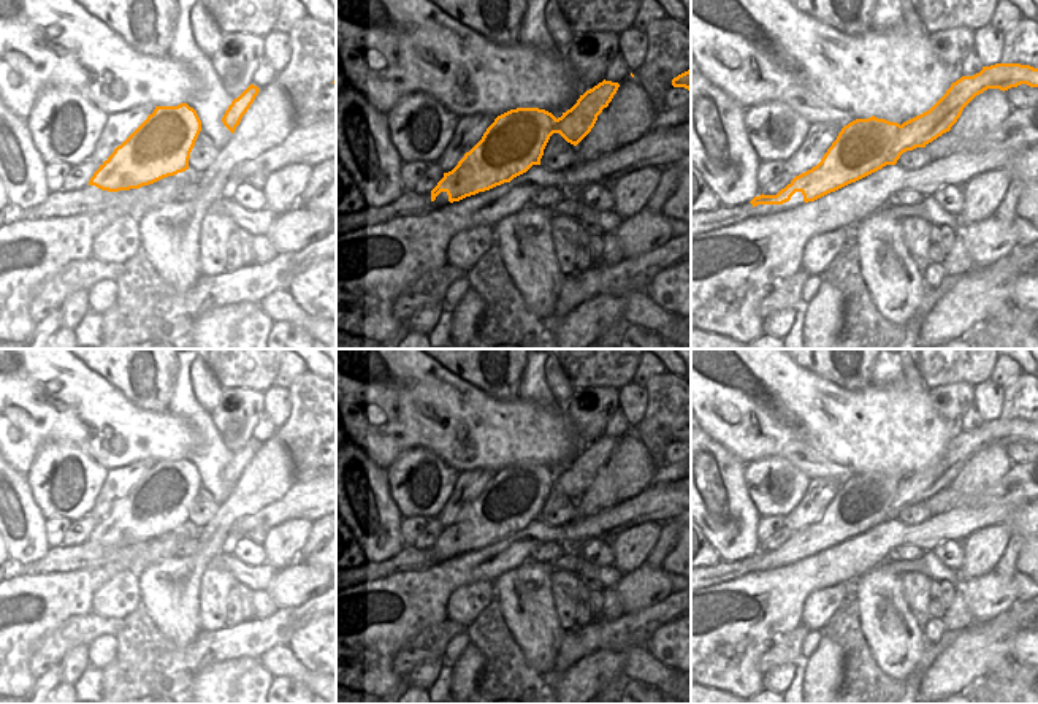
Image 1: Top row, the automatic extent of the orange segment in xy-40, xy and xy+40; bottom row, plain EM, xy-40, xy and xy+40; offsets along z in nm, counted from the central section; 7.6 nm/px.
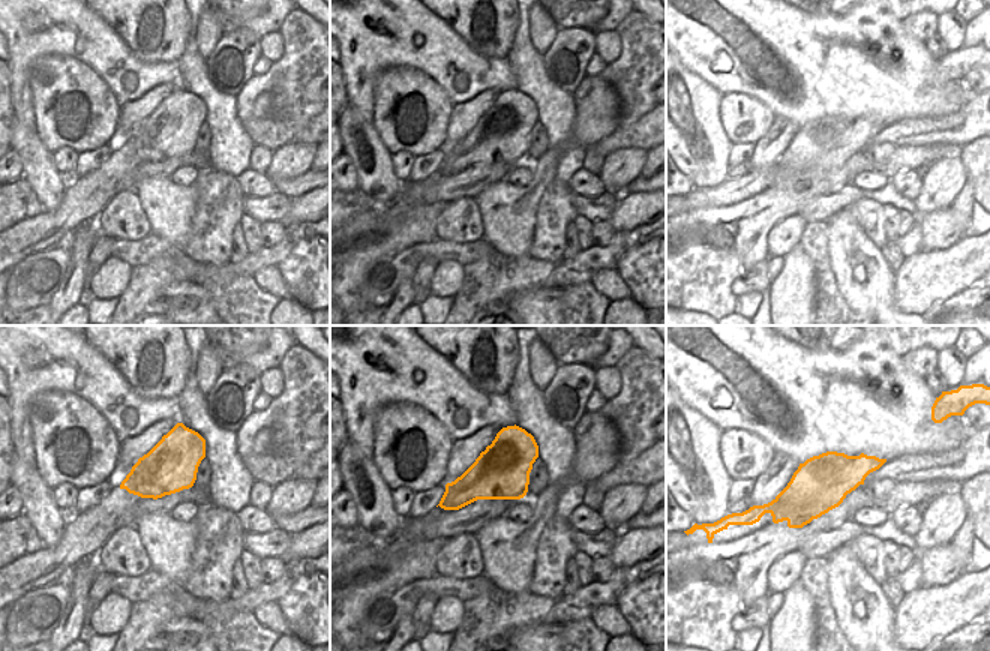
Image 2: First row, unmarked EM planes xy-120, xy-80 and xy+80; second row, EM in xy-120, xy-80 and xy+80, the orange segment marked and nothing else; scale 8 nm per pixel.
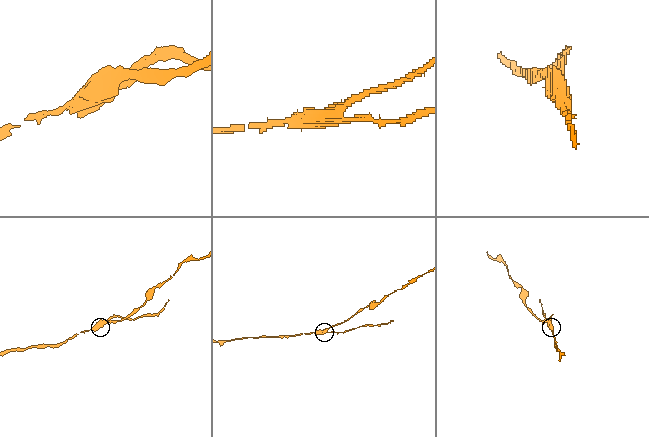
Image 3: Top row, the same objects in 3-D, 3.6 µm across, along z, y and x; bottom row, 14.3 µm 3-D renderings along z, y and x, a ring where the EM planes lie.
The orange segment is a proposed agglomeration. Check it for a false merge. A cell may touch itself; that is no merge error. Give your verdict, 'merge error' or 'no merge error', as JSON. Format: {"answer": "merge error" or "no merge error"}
{"answer": "merge error"}

